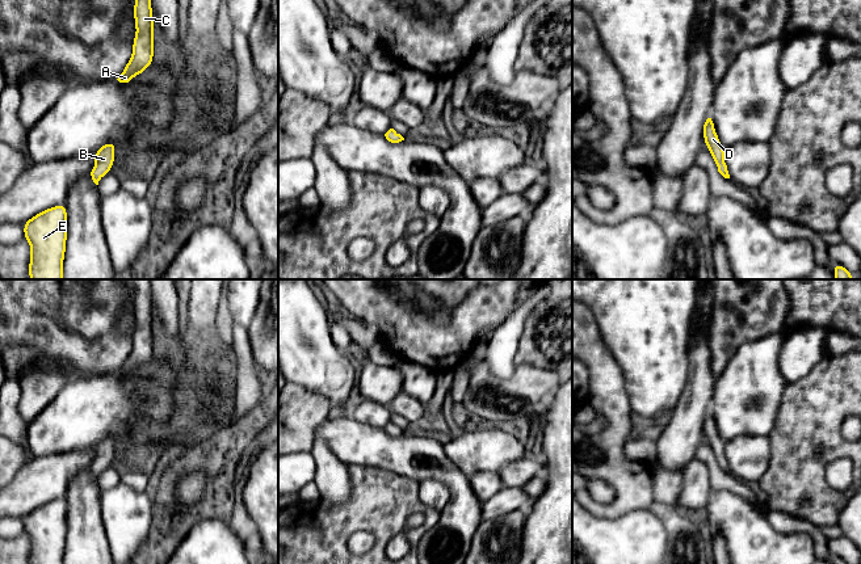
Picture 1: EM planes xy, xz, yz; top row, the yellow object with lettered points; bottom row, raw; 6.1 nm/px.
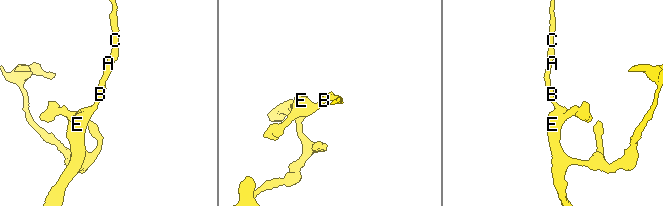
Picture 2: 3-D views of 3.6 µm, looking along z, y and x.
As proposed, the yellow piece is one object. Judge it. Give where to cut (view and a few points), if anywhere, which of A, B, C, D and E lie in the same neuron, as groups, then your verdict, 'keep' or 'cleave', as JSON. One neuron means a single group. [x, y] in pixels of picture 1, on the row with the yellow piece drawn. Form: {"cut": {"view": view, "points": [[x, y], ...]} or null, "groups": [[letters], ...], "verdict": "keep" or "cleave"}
{"cut": null, "groups": [["A", "B", "C", "D", "E"]], "verdict": "keep"}

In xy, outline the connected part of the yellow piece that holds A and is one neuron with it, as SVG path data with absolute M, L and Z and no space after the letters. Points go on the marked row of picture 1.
M135 0L134 22L136 34L133 41L133 55L123 68L119 83L129 83L144 72L154 62L154 13L151 0Z

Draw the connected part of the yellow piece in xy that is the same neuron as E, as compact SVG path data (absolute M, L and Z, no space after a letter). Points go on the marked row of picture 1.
M60 203L38 212L22 224L24 237L32 249L30 279L63 279L67 215L66 205Z

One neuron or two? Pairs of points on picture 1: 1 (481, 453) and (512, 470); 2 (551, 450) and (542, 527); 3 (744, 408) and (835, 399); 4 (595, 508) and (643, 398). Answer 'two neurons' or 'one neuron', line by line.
1: two neurons
2: one neuron
3: two neurons
4: two neurons

